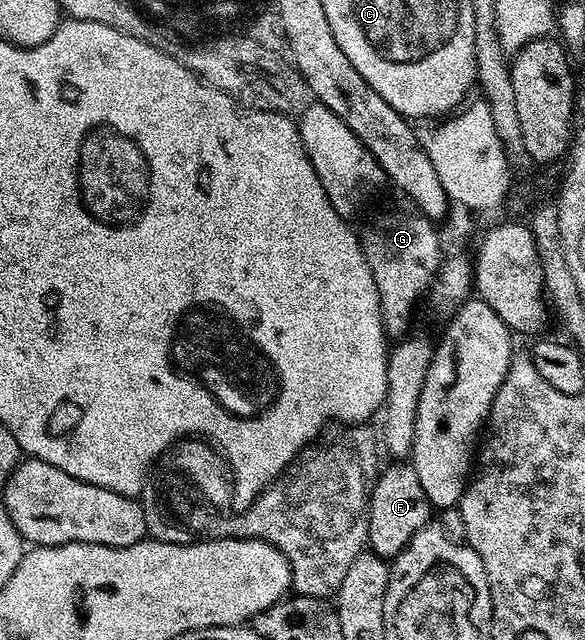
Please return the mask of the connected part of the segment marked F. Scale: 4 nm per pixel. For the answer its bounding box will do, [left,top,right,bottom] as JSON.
[368,464,432,560]

